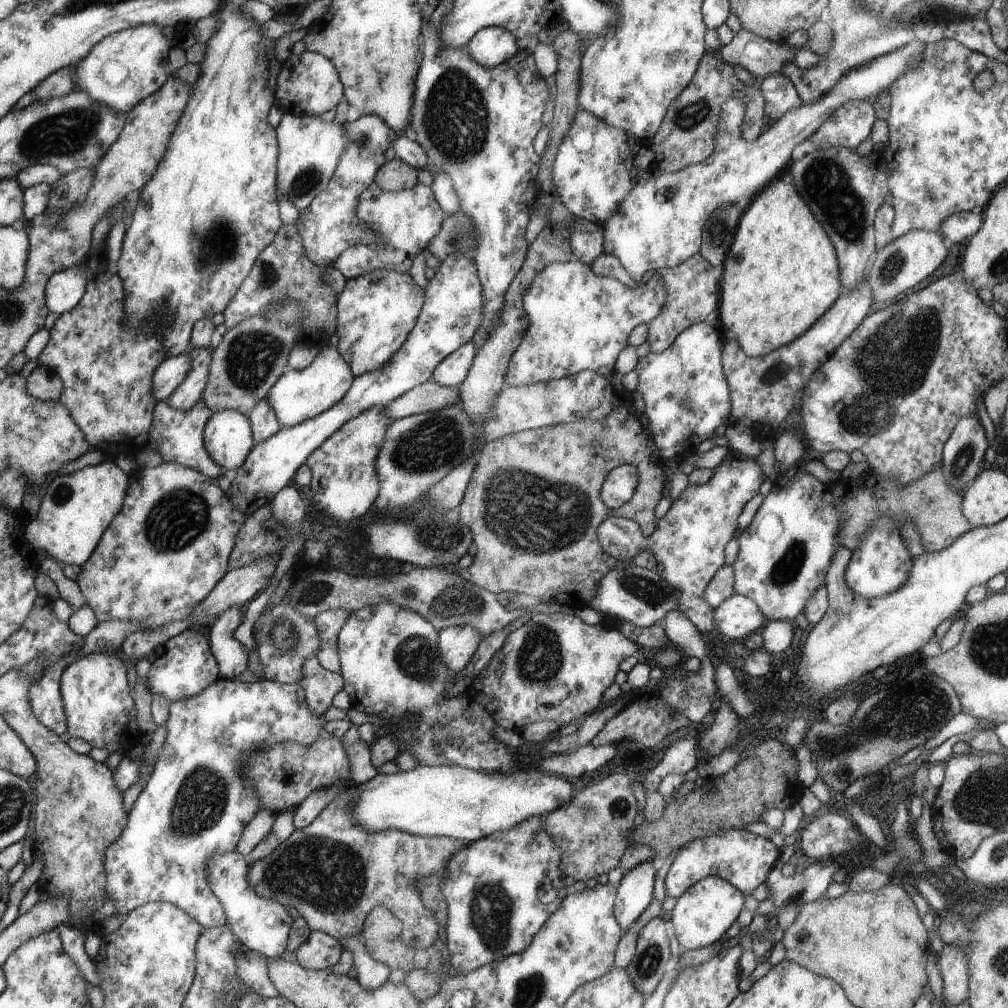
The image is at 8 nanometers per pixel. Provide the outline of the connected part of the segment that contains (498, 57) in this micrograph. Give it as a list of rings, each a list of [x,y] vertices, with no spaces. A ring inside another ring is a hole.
[[[496,27],[482,28],[470,39],[466,48],[473,56],[474,62],[494,68],[510,61],[520,53],[516,36],[508,30]]]

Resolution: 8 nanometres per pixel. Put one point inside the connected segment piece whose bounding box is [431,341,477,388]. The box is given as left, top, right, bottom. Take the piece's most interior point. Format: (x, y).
(453, 371)

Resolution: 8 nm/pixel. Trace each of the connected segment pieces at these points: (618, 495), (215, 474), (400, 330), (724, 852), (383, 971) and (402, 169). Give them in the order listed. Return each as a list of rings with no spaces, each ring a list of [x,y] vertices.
[[[630,464],[618,466],[604,481],[601,499],[610,508],[620,509],[620,506],[632,499],[638,482],[638,470],[634,466]]]
[[[201,400],[193,409],[182,412],[174,410],[167,401],[158,401],[157,408],[153,412],[153,425],[149,430],[149,441],[158,444],[158,454],[162,456],[163,462],[176,462],[182,466],[195,469],[204,474],[207,478],[217,480],[225,474],[224,468],[214,462],[205,447],[205,427],[208,418],[212,416],[212,408],[206,406]]]
[[[370,270],[358,278],[346,280],[345,290],[337,296],[337,350],[352,368],[353,375],[362,376],[378,370],[390,361],[409,339],[425,305],[425,290],[409,273]]]
[[[740,829],[720,830],[715,834],[706,834],[686,842],[681,850],[676,852],[670,870],[665,877],[666,896],[681,898],[690,886],[697,885],[702,878],[718,876],[738,888],[742,895],[752,895],[752,892],[766,880],[768,872],[772,871],[780,850],[762,836]]]
[[[361,934],[356,936],[346,936],[346,938],[338,938],[338,942],[343,950],[348,950],[352,953],[352,967],[357,971],[358,982],[366,988],[366,990],[376,990],[387,981],[390,976],[390,968],[381,962],[373,960],[364,946],[364,940]]]
[[[396,158],[378,170],[375,186],[382,191],[400,191],[414,188],[417,184],[418,169]]]

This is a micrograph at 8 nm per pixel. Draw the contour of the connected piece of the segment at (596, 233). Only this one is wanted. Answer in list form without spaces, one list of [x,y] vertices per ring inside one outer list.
[[[577,217],[572,227],[573,256],[591,266],[596,258],[605,253],[604,228],[598,223]]]

